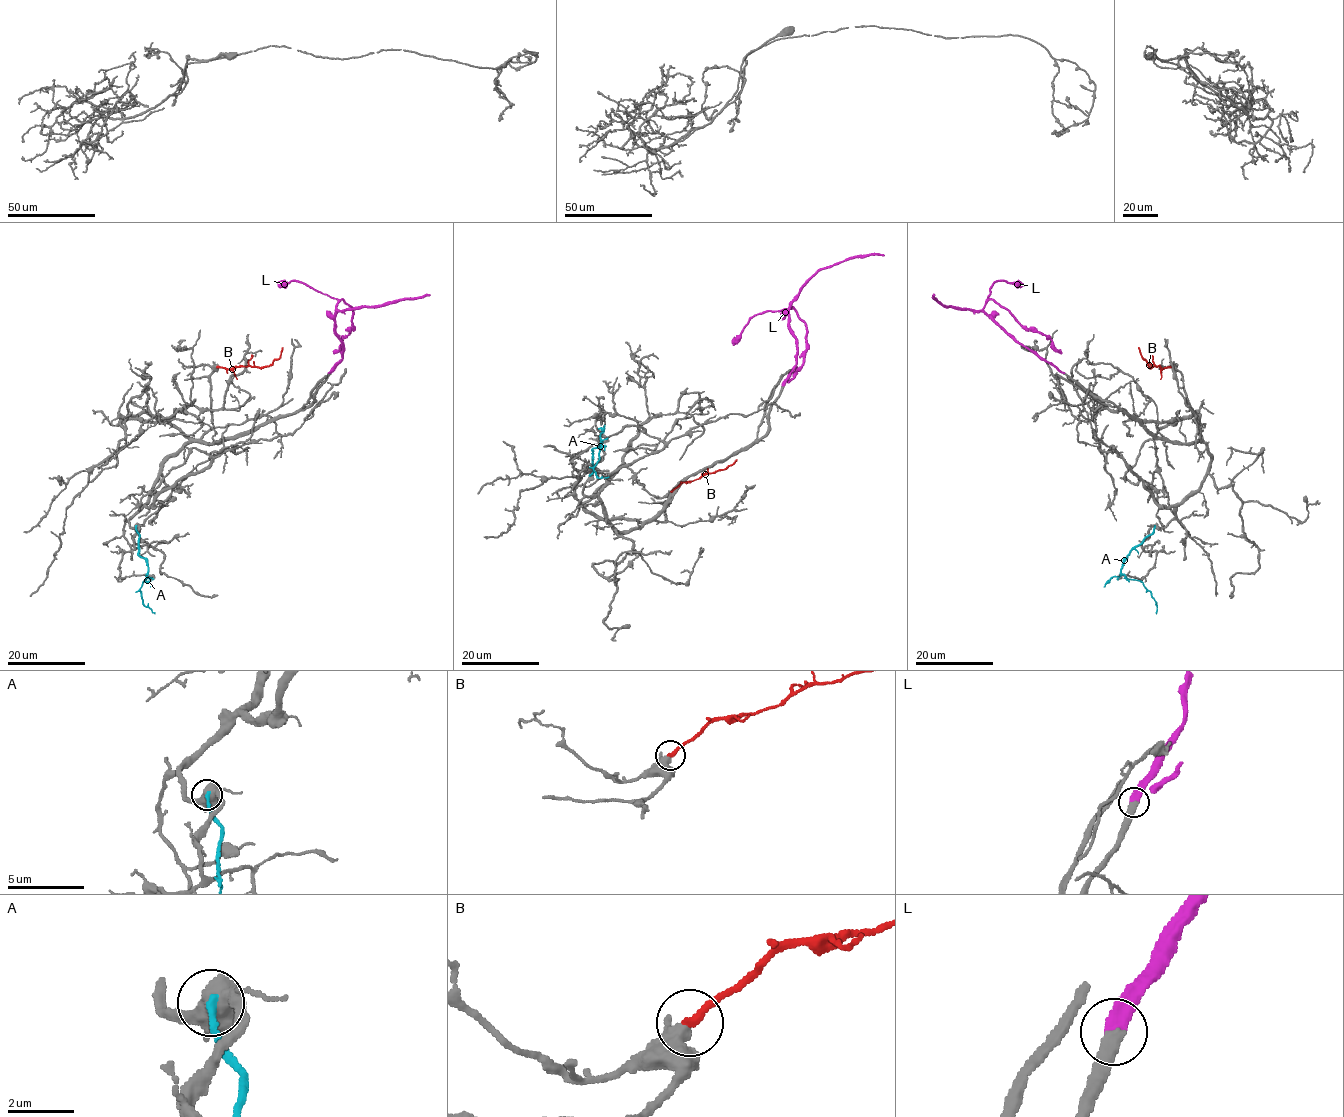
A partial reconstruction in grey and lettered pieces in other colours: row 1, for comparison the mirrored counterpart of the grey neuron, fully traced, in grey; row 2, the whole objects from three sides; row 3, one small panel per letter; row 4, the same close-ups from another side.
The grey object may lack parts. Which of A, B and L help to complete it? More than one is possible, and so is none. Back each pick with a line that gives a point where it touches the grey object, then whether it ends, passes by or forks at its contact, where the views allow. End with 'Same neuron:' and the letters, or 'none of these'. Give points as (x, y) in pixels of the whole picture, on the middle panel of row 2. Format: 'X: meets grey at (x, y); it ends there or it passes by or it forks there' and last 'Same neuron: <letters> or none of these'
B: meets grey at (671, 491); it ends there
L: meets grey at (783, 385); it ends there
Same neuron: B, L

